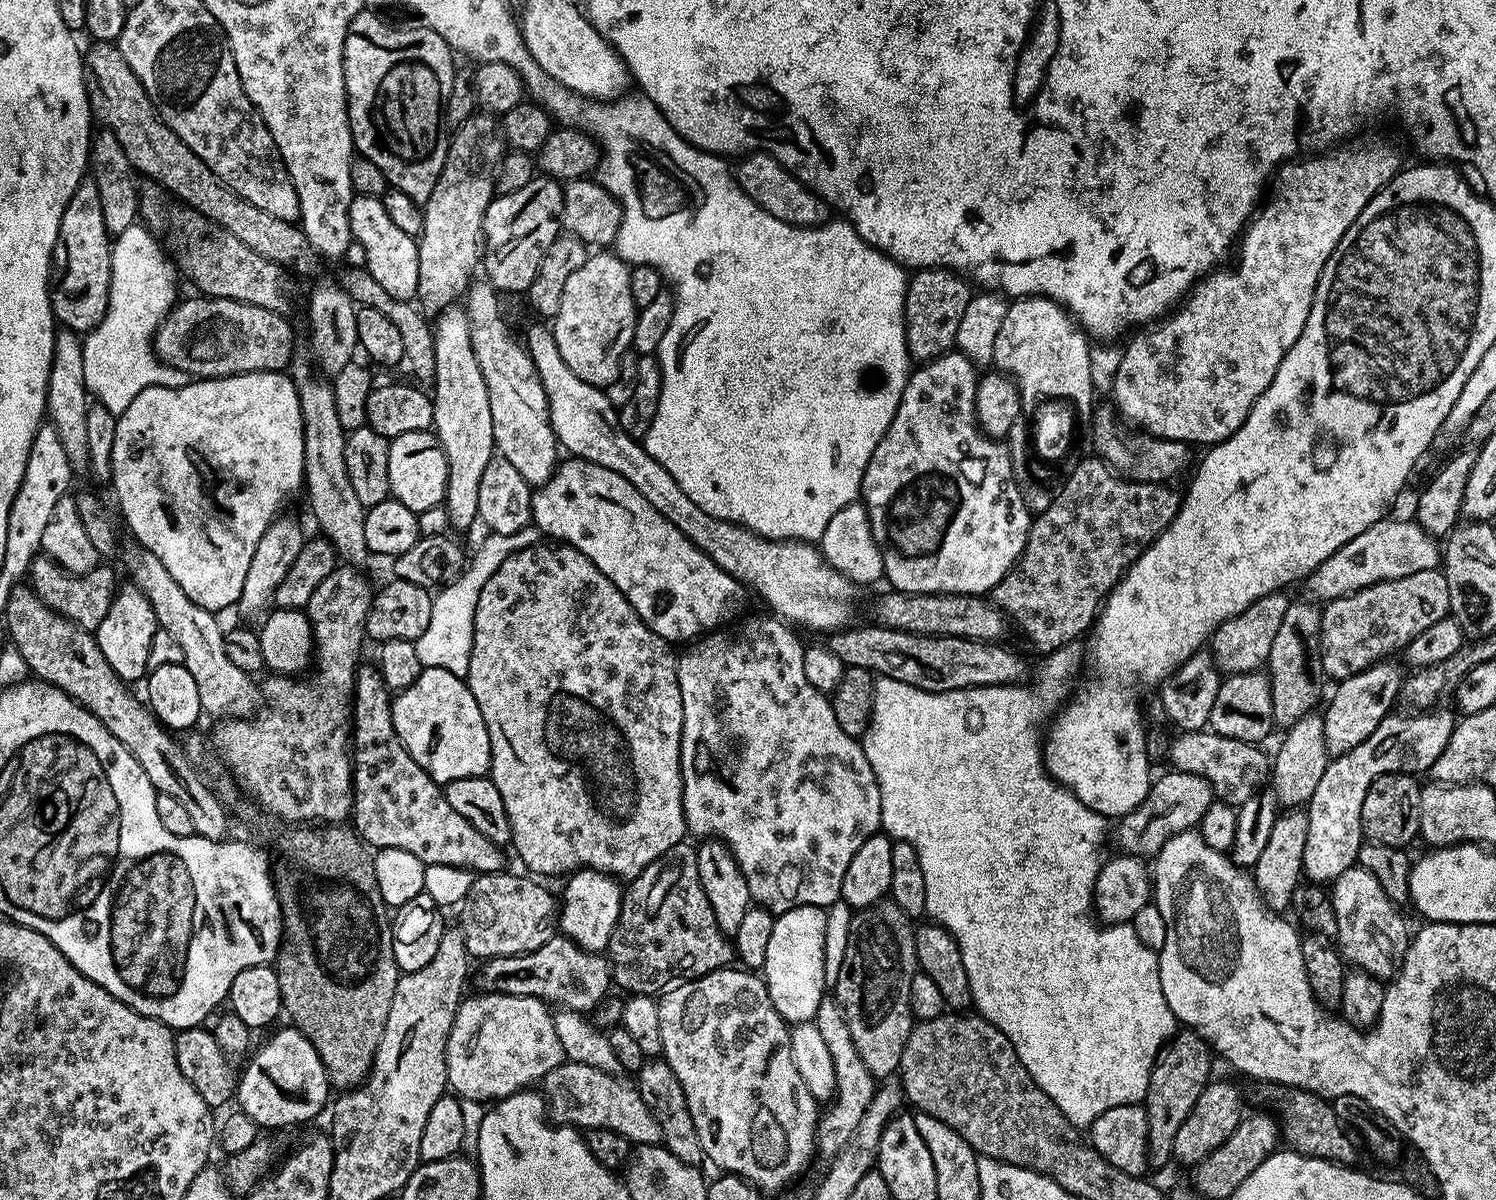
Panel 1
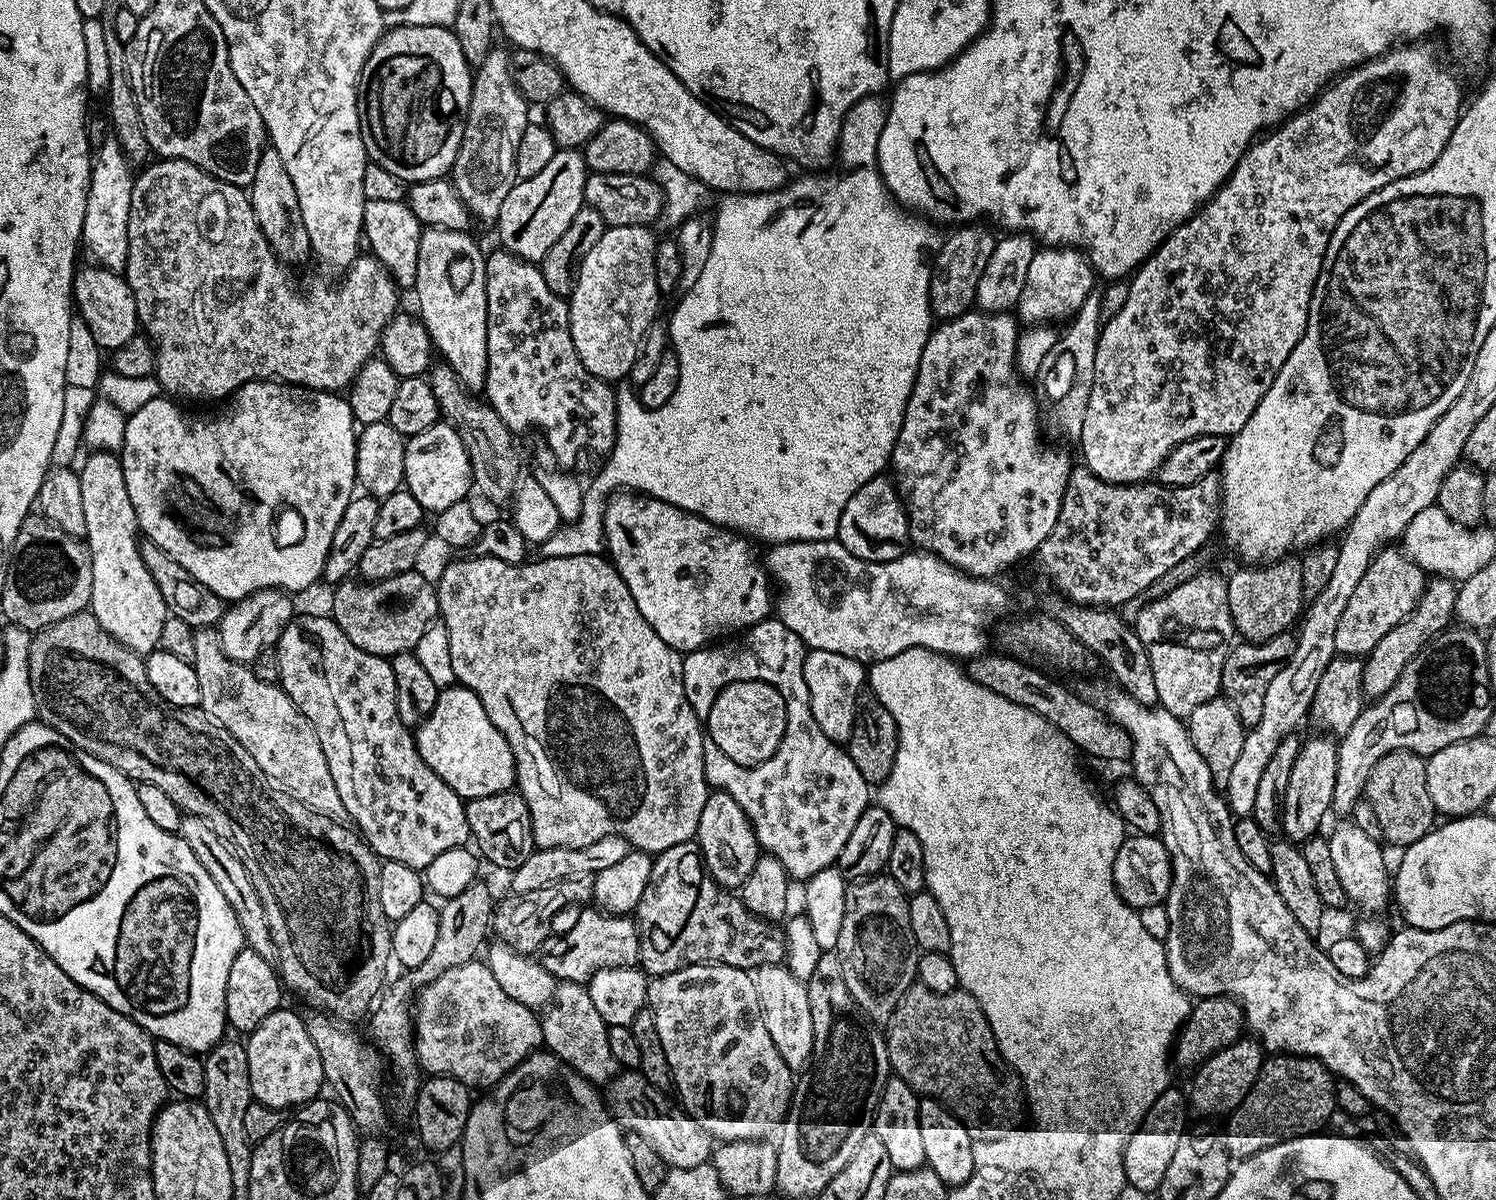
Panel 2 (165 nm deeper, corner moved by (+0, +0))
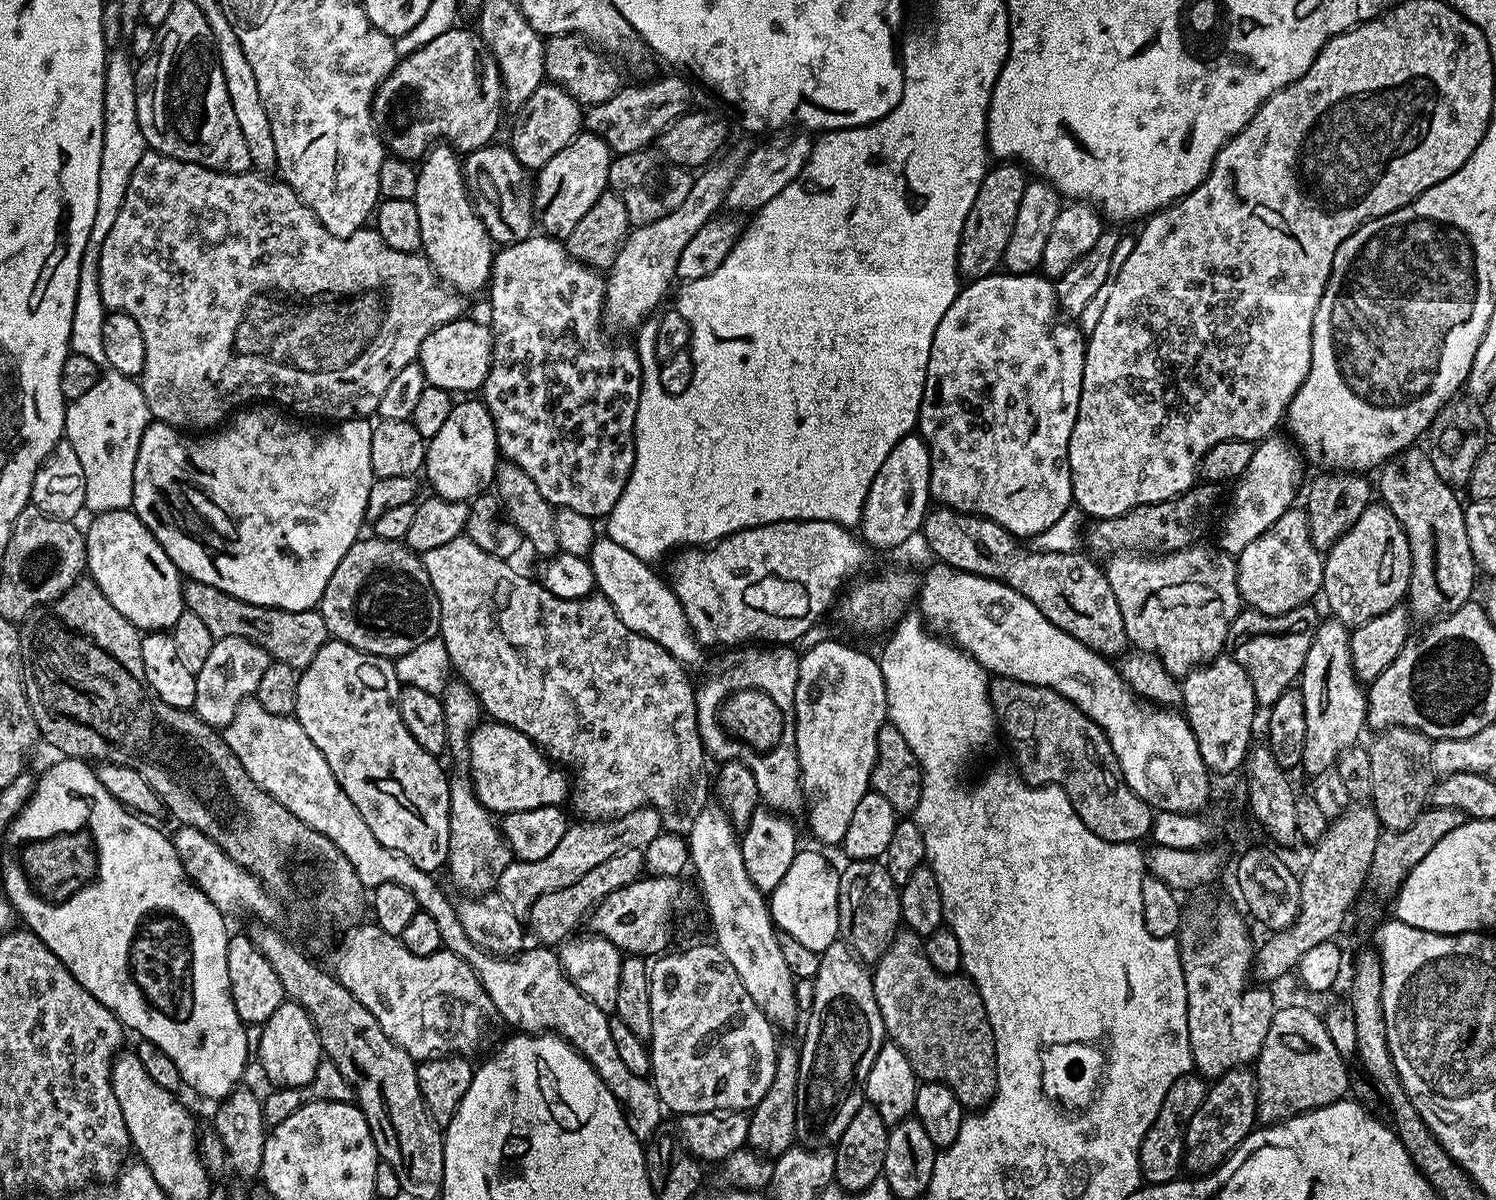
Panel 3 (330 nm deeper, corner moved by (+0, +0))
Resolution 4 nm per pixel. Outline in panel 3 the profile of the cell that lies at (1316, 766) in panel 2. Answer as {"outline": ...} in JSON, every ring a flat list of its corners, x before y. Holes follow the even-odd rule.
{"outline":[[1328,618,1321,623,1314,634,1314,642,1306,654,1304,671,1300,673,1298,687,1302,698,1306,702,1306,750,1302,750,1302,768,1308,771,1309,777,1322,773,1327,768,1335,765,1345,748,1353,747,1360,736,1360,731,1365,731,1368,723,1368,698,1366,688,1356,675,1356,668,1352,664,1348,638,1350,629,1341,620]]}

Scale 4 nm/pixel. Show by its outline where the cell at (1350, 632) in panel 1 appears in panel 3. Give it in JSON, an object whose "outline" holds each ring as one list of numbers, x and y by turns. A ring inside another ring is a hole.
{"outline":[[1373,502,1361,514,1358,522,1324,556,1323,595,1328,595,1328,608,1335,619,1347,624,1349,629,1386,614,1397,607,1408,595,1412,555,1406,534,1383,503]]}

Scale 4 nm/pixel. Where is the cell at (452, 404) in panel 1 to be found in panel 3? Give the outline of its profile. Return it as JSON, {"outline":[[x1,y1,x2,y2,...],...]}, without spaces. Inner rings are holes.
{"outline":[[433,146,428,149,418,168,415,202,418,226,422,230,422,254,432,264,436,275,461,294,480,292,483,288,485,291,492,278,494,245,486,226,482,226,476,205,468,196,461,157,451,147]]}

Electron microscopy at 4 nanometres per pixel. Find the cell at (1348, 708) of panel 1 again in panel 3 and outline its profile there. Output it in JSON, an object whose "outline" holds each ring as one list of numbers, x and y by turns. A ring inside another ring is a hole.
{"outline":[[1420,446,1393,456,1379,469,1378,475,1379,499,1398,518,1410,546,1412,569,1406,604,1411,615,1423,622,1451,616,1454,610,1473,599,1478,577,1470,538,1466,538,1465,505,1456,497,1457,489,1438,478,1438,470,1434,470,1427,451]]}

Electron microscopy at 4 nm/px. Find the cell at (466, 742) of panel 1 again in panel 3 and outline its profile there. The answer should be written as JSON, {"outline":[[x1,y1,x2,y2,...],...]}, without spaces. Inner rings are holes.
{"outline":[[477,724,468,739,466,768,476,796,482,806,486,806,493,814,534,810,542,806,560,806,570,796,569,773,549,760,529,736,508,724]]}

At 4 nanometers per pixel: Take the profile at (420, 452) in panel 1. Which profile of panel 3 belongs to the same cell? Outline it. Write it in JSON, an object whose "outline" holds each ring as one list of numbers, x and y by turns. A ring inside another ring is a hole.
{"outline":[[476,398,461,400,464,400,461,404,460,401,453,403,450,418,446,418,442,430,438,430,438,434,434,434,434,438,427,441,422,472,423,475,428,475,428,480,432,483,431,491,435,495,447,500,468,502,481,495,482,490,487,489,495,481,498,449,496,447,496,427,487,406]]}

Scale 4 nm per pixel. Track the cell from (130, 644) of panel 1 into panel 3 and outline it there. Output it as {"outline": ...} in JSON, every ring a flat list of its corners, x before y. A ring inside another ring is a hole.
{"outline":[[123,508,113,512,97,512,91,517,92,525,86,528,84,549,86,550,87,575,106,594,110,606,122,614,134,627,149,632,170,630,179,616,186,611,184,607,184,580,181,572,176,569,174,562,162,550,158,538,136,517,135,512]]}

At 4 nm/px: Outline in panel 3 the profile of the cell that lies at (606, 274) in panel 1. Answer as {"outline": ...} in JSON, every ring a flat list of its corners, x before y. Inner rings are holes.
{"outline":[[745,147,734,149,729,156,721,155,693,179,690,194,686,194,686,202,682,202,678,210,666,214,666,218,658,218,658,222,642,224,629,231,616,261,606,272,604,314,609,329,621,328,631,333,652,316,652,311,655,313,661,307,660,299,667,294,668,283,673,283,676,274,678,254,682,254,686,242,690,242,704,223,713,219,723,207,730,182,734,182,748,154,749,149]]}

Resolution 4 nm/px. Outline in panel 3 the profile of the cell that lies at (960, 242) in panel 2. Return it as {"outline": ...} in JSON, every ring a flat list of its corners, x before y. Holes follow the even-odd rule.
{"outline":[[1016,162,997,163,989,167,982,178,982,186,978,186,978,198,974,198,970,214,966,214,966,226,962,226,960,249,956,255,956,267,965,281,993,275,1001,267,1006,242,1010,242,1010,234,1014,234,1014,218,1018,218,1022,190,1026,190,1029,179,1029,173]]}

